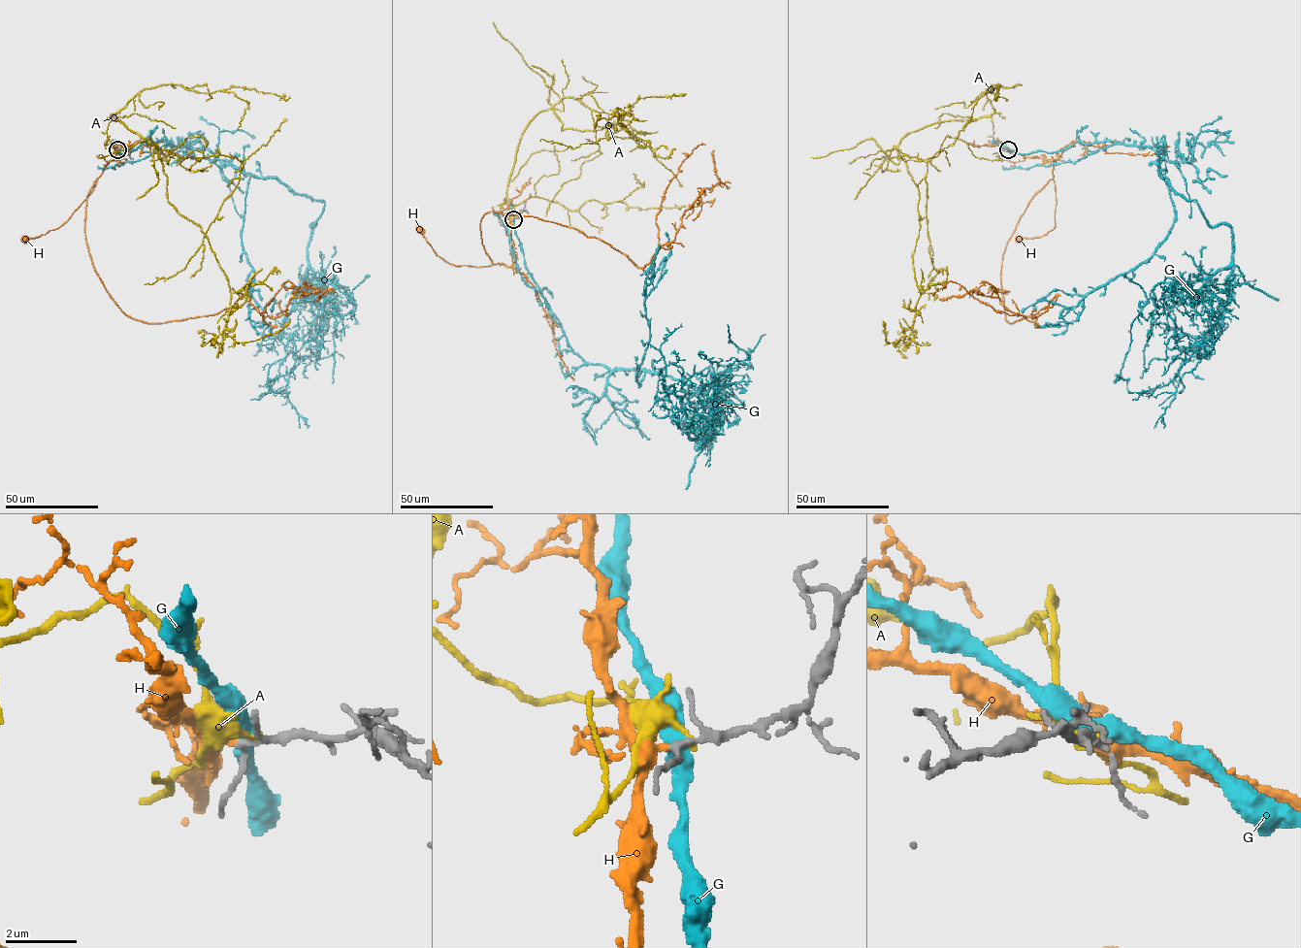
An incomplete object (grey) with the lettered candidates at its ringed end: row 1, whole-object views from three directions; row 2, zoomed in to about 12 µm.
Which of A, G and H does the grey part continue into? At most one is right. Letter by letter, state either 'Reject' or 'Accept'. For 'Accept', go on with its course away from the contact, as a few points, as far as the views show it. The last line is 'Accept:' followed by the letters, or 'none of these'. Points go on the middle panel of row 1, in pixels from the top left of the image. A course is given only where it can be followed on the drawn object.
A: Reject
G: Reject
H: Accept. Its course: (513, 219), (512, 264), (508, 267), (499, 263), (476, 267), (454, 266), (437, 254), (420, 229)
Accept: H

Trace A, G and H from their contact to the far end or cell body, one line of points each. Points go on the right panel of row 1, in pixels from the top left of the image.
A: (1007, 149), (986, 116), (900, 140), (919, 191), (920, 298), (909, 335), (888, 343), (883, 321)
G: (1008, 149), (1149, 146), (1177, 192), (1230, 227), (1212, 331), (1168, 383), (1113, 380)
H: (1008, 149), (1026, 156), (1056, 160), (1053, 171), (1055, 227), (1043, 236), (1019, 239)

